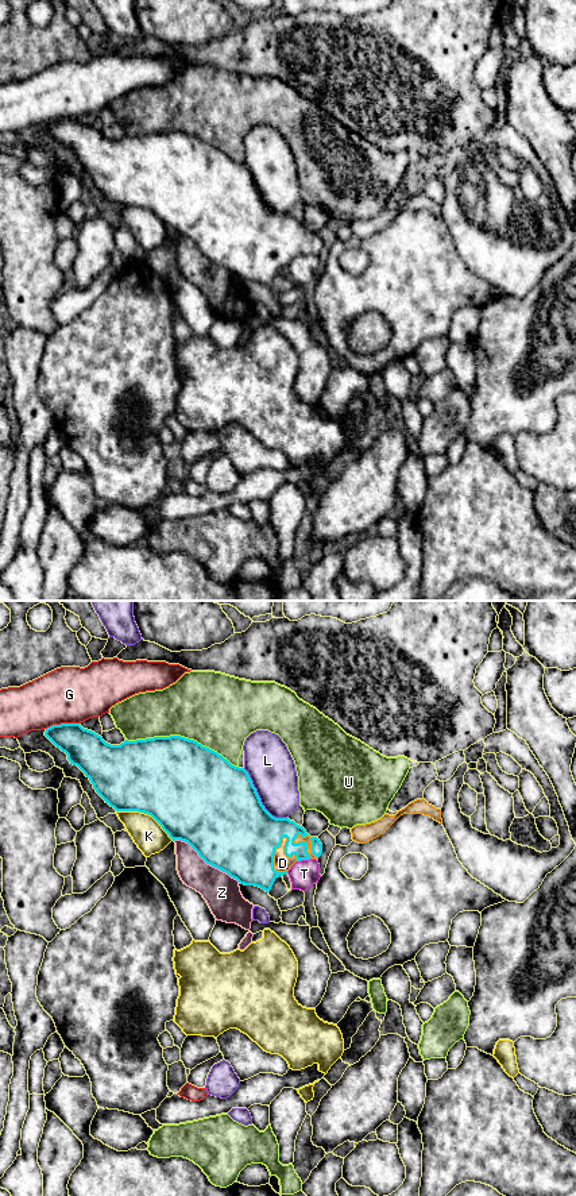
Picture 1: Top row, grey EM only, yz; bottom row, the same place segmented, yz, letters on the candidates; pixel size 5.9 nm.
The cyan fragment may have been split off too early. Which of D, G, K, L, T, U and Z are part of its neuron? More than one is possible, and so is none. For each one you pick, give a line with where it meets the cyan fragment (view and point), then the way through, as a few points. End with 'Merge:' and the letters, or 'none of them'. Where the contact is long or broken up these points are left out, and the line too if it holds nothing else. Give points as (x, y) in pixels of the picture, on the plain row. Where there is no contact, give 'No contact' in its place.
D: Touches cyan at yz (274, 249). Path across: yz (238, 231), (274, 249), (282, 258)
Merge: D

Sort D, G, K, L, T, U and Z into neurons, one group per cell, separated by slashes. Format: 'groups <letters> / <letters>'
groups D / G / K / L / T / U / Z

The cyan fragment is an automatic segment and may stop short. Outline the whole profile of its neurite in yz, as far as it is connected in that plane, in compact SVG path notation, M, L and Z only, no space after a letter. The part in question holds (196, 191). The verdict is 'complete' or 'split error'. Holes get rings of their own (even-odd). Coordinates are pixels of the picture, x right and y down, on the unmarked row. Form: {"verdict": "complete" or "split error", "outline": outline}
{"verdict": "split error", "outline": "M61 119L46 124L45 131L67 150L93 180L96 188L116 207L139 207L151 211L169 232L188 238L209 261L228 269L240 279L270 288L277 273L287 269L295 256L322 248L322 239L289 213L272 212L262 200L256 184L244 163L232 161L217 147L181 131L154 132L111 140L101 131L80 119Z"}

